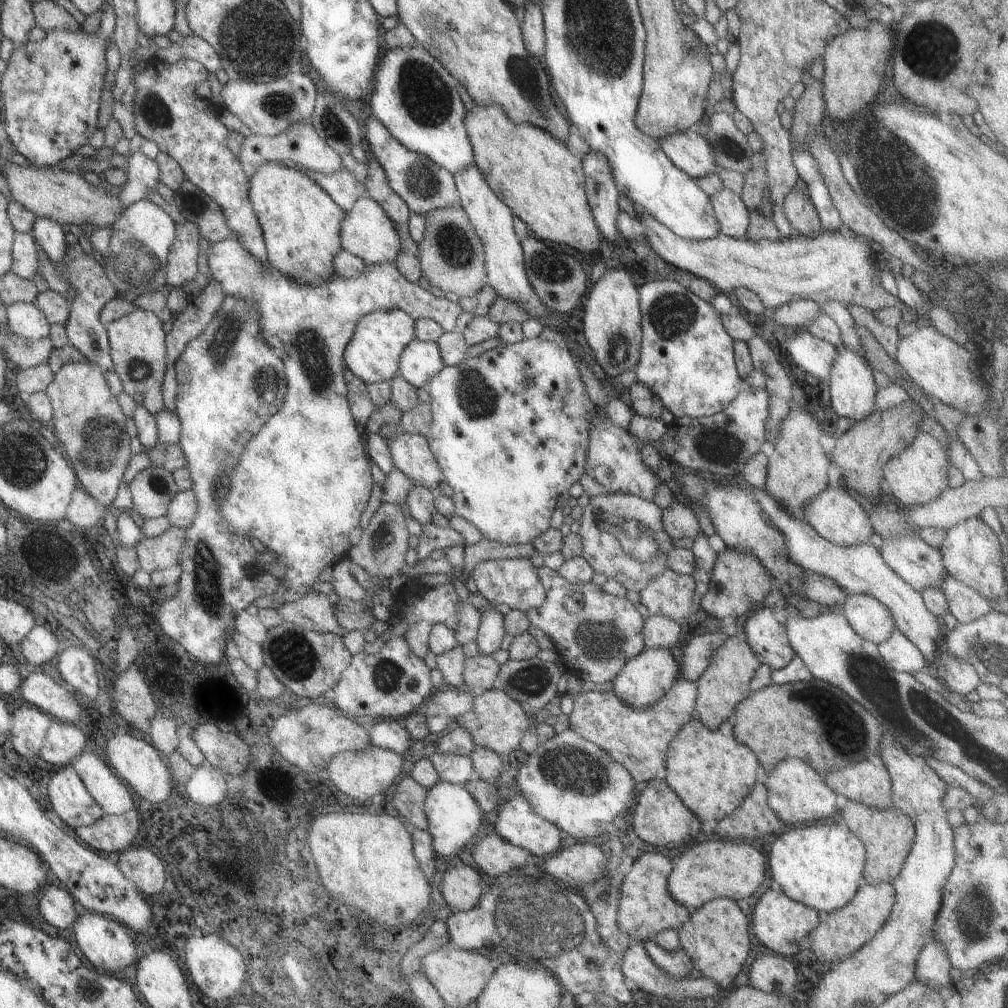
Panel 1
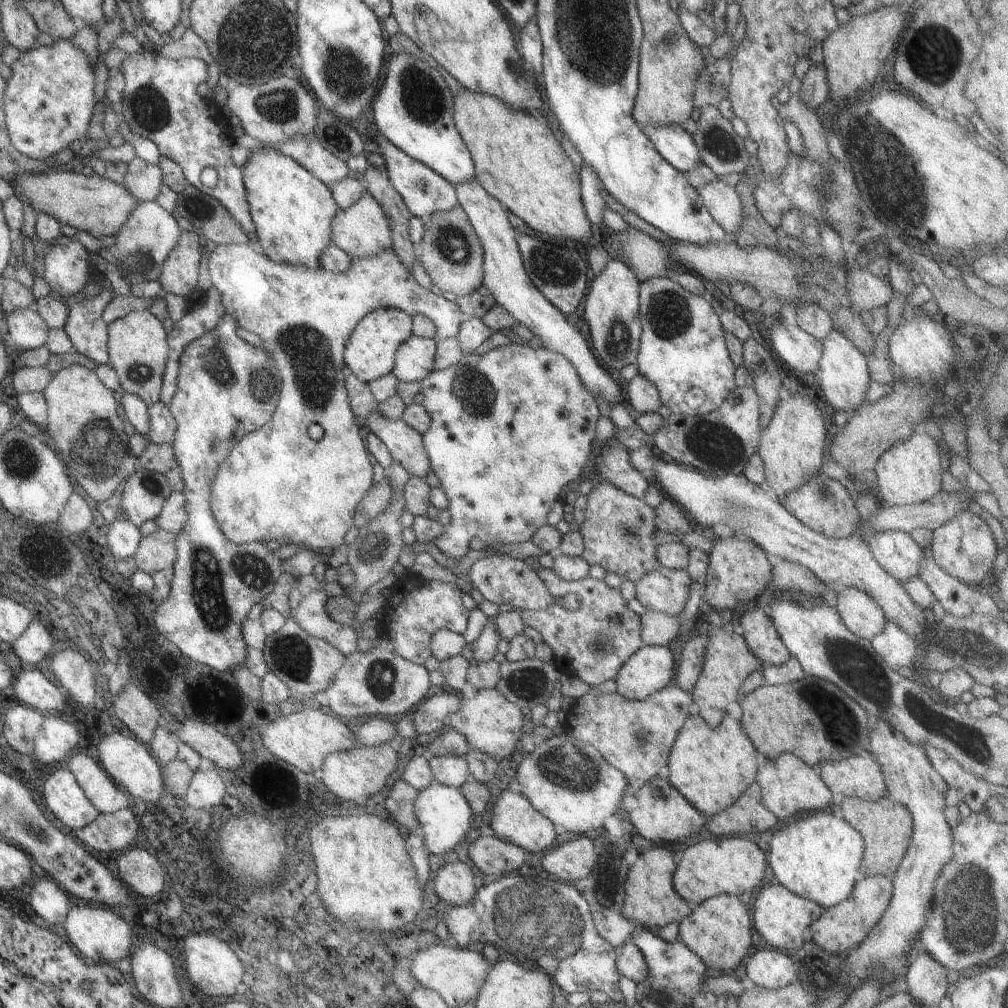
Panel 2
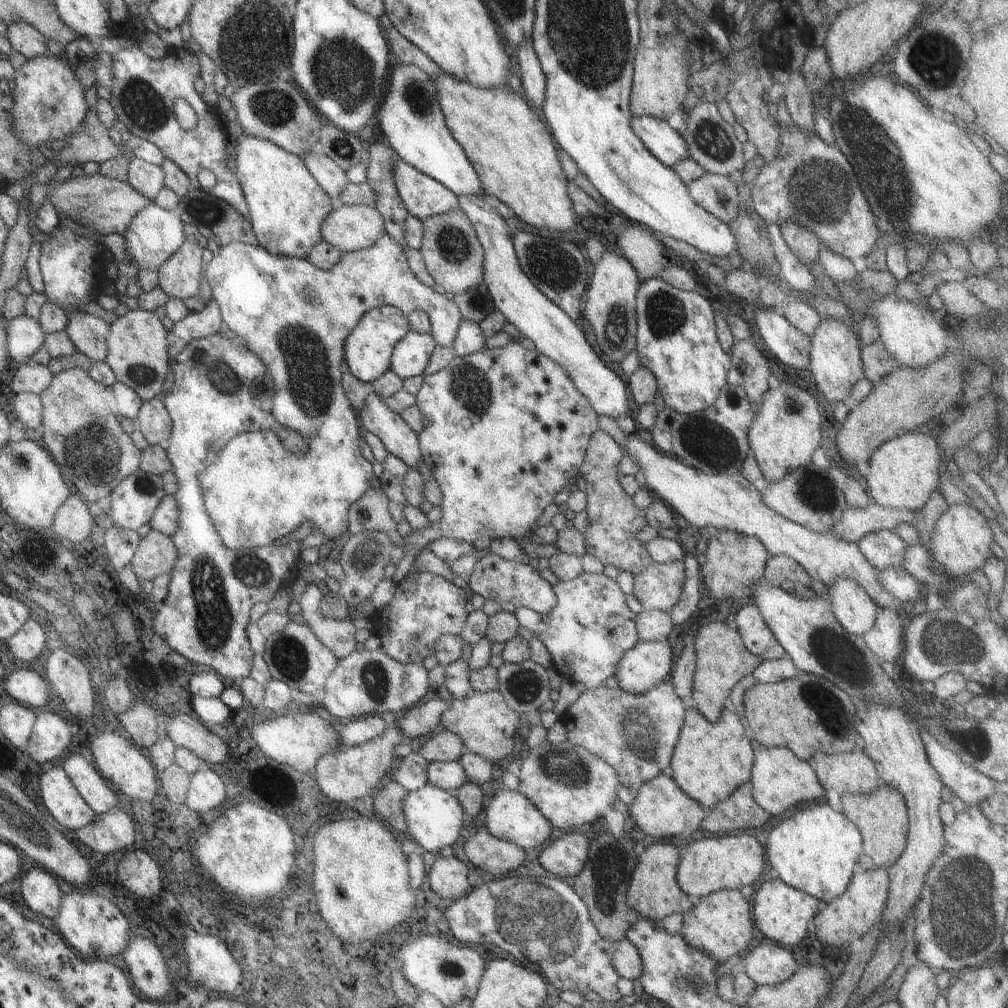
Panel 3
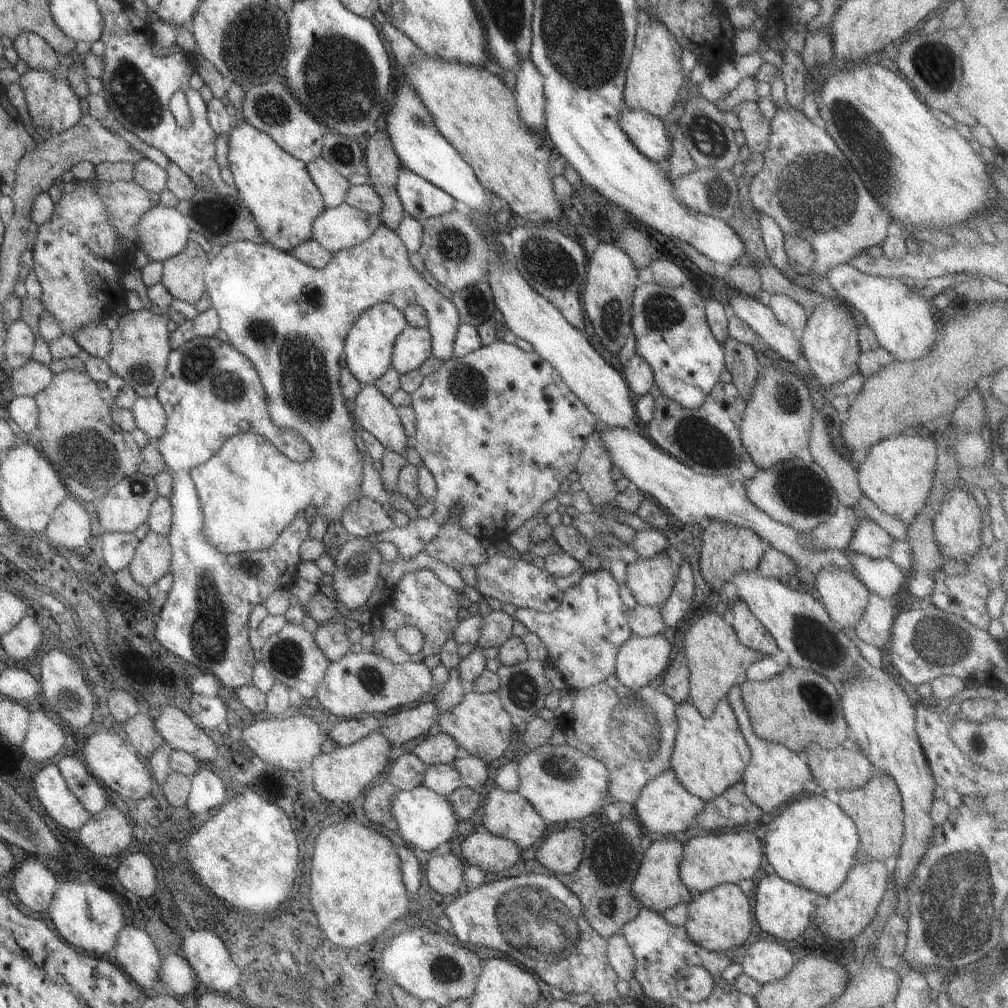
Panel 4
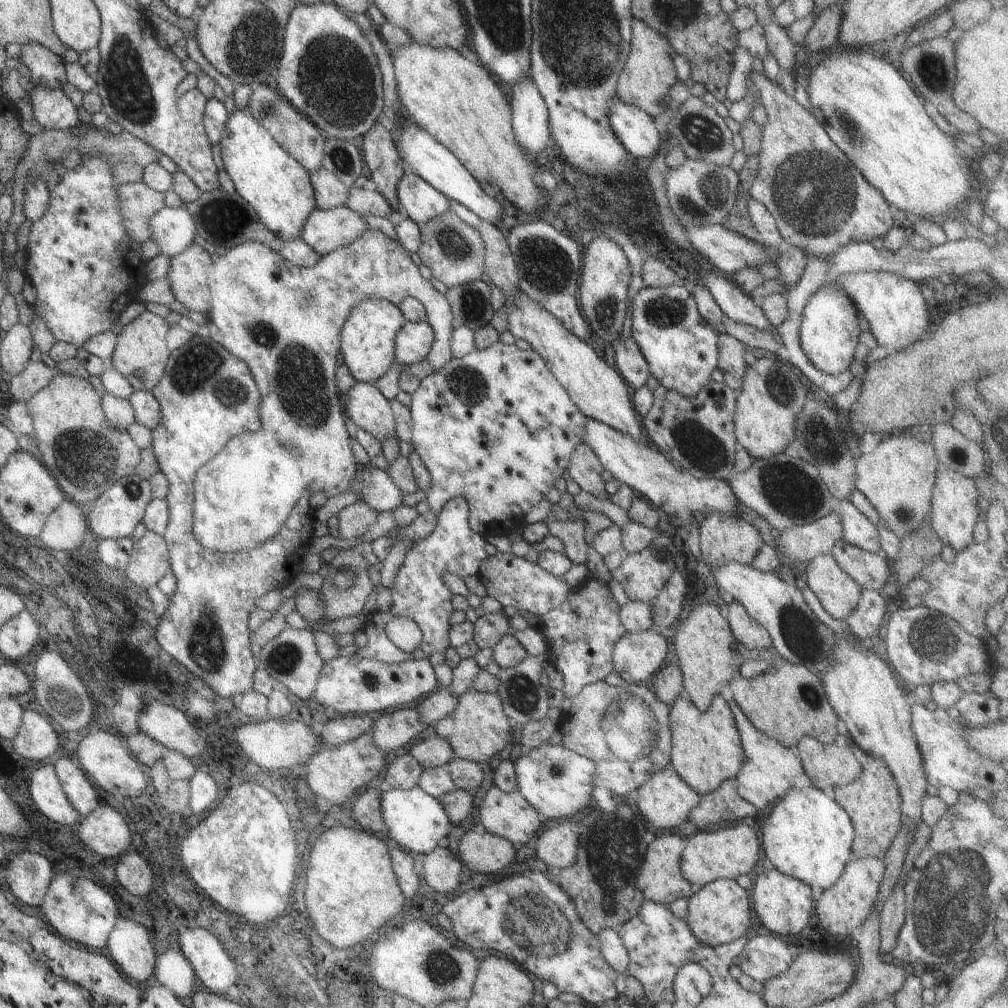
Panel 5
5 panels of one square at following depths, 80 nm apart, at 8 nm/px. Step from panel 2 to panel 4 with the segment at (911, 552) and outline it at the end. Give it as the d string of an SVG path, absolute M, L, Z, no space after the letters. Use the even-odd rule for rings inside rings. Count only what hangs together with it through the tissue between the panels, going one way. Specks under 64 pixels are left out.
M860 519L847 548L872 559L884 559L890 553L892 536L869 519Z

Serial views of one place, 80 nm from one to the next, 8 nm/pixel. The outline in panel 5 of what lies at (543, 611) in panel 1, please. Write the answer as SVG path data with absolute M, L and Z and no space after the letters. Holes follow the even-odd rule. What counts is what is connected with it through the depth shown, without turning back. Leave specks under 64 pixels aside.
M591 575L587 583L570 589L557 608L540 616L535 628L549 642L551 662L561 671L564 697L571 698L585 685L603 681L613 670L613 645L626 633L618 617L619 609L620 605L613 599L607 584Z

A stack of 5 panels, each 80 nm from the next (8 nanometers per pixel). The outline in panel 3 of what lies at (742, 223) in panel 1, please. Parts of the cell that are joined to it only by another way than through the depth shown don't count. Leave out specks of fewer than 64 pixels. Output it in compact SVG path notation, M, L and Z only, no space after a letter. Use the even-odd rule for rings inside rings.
M705 172L684 185L691 200L721 222L729 224L738 215L735 183L728 176Z

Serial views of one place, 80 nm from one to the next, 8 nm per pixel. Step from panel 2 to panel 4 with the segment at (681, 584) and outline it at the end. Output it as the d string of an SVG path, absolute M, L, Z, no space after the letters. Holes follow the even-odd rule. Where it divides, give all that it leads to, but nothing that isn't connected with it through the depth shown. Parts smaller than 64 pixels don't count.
M668 546L657 556L650 559L639 558L626 564L624 586L640 605L660 608L671 594L682 562L675 546Z

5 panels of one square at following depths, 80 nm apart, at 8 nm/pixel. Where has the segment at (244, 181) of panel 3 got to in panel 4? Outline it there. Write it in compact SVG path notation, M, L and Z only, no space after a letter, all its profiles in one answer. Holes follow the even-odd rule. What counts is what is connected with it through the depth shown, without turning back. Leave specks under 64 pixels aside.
M239 117L239 120L241 121L235 126L234 122L232 123L228 137L227 166L232 174L232 184L245 208L251 213L251 218L264 242L278 251L287 253L300 242L311 239L311 221L319 216L320 212L325 211L326 206L301 159L288 155L268 134L259 132L243 118Z

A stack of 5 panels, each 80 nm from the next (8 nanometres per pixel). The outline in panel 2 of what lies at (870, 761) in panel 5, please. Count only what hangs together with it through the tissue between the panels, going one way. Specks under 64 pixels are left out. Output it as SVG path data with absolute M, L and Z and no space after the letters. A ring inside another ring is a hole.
M886 794L874 801L844 796L837 813L861 835L864 842L859 876L883 875L891 878L910 843L912 820L907 809L893 802Z

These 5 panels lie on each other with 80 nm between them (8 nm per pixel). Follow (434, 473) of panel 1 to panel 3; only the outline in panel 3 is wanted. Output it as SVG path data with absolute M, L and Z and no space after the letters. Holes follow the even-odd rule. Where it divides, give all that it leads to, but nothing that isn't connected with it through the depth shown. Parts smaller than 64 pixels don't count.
M372 390L365 398L362 408L358 410L359 424L369 433L379 438L385 451L401 460L409 469L417 468L422 461L418 450L418 439L407 424L387 408Z

